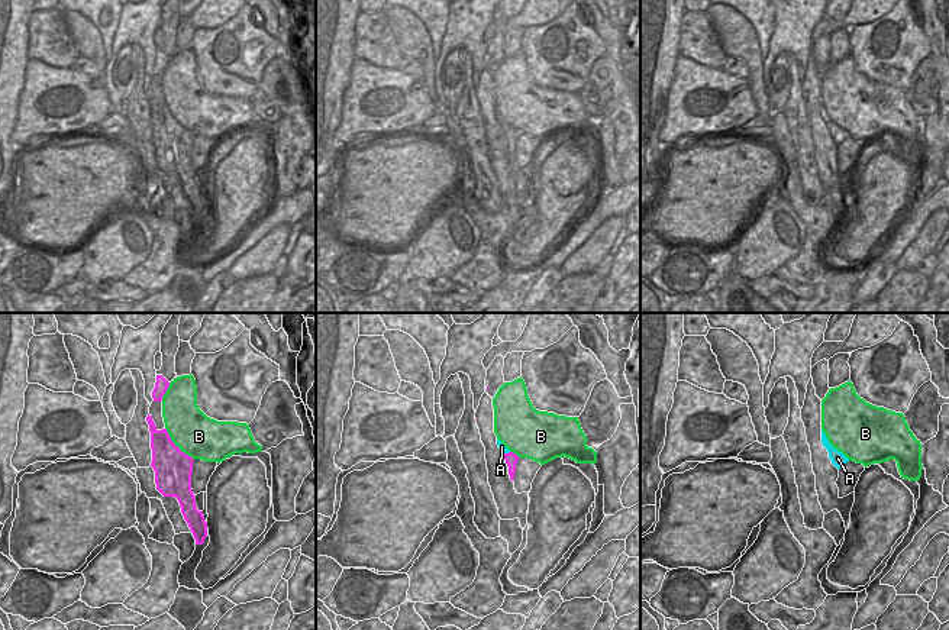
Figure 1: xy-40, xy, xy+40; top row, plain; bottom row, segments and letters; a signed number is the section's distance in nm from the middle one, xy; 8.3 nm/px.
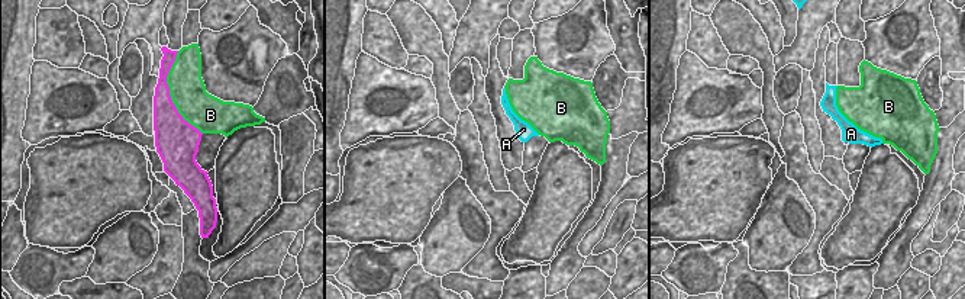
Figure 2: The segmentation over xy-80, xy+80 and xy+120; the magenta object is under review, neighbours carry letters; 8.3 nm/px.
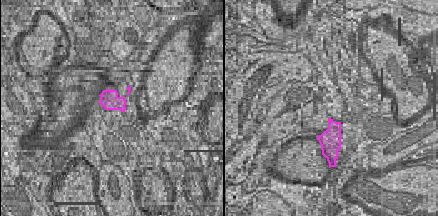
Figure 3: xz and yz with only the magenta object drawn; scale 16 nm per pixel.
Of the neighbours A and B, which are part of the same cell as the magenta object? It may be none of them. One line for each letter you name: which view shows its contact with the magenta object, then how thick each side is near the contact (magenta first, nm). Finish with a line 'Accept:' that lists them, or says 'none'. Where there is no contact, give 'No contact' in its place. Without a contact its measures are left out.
Accept: none.

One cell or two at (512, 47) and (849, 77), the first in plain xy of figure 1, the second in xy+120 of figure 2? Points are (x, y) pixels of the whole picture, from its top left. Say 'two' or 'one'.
one

